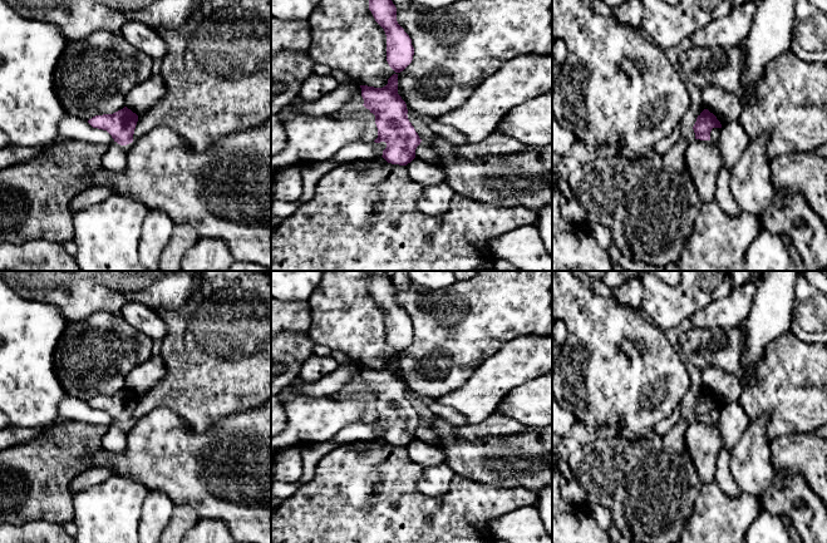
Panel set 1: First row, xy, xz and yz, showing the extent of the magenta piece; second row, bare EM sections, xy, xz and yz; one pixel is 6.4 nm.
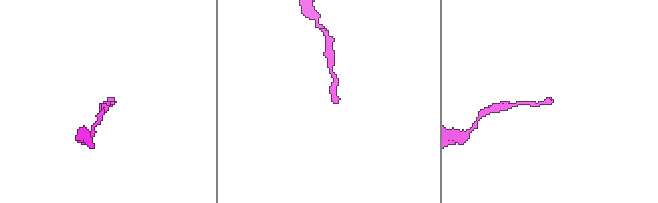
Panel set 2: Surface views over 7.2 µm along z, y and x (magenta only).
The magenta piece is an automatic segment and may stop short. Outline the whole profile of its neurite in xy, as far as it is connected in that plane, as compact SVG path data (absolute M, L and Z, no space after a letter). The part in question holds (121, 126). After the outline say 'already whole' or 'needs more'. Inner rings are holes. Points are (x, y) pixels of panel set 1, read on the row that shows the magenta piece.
M127 107L113 114L95 115L88 120L93 128L107 130L120 145L133 142L137 122L138 115Z | already whole

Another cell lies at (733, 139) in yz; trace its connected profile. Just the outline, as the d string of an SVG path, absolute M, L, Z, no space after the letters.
M730 122L722 124L717 143L723 157L724 167L730 171L745 150L749 137L738 122Z

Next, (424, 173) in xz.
M414 158L407 166L408 176L422 187L446 181L446 173L434 164Z

